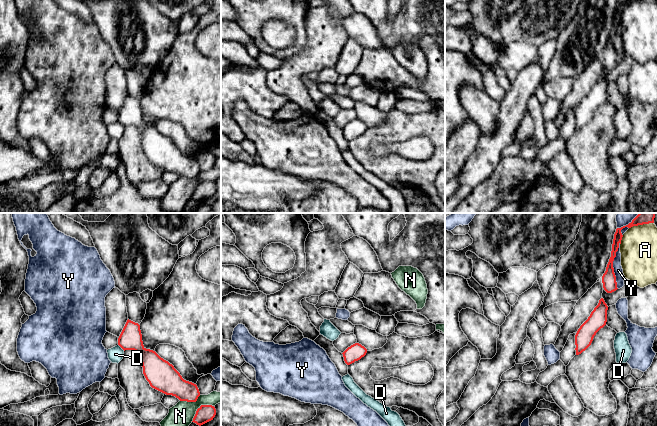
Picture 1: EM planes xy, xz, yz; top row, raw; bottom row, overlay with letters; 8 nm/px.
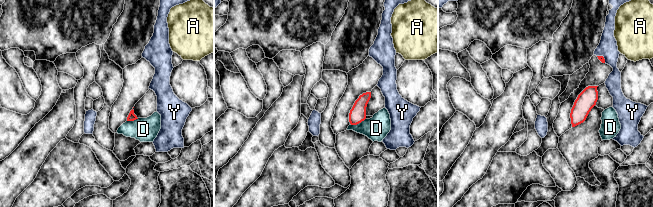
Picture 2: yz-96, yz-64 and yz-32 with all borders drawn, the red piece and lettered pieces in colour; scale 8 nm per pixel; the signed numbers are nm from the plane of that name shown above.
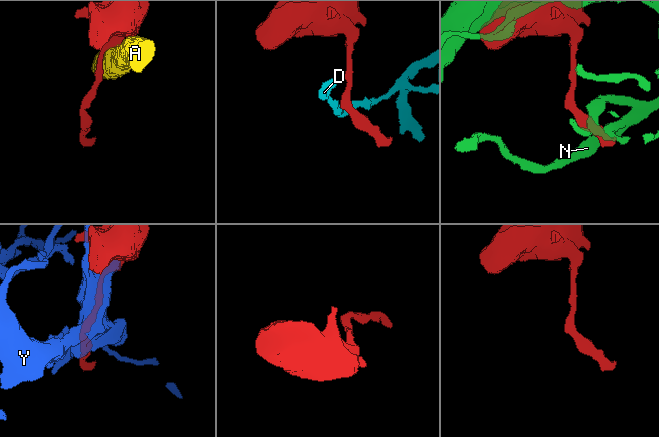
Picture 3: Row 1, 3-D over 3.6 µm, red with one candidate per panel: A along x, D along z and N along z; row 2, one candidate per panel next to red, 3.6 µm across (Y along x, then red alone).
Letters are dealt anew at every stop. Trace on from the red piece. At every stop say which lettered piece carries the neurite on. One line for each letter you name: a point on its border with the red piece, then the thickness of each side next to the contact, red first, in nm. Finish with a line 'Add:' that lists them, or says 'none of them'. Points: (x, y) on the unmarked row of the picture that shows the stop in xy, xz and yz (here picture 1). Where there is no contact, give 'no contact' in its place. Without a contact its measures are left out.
Add: none of them

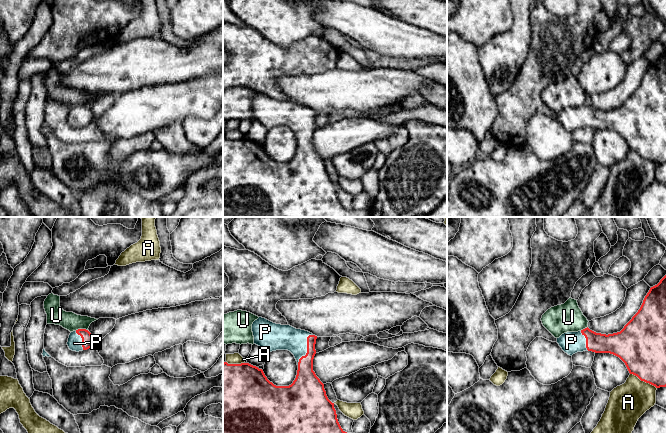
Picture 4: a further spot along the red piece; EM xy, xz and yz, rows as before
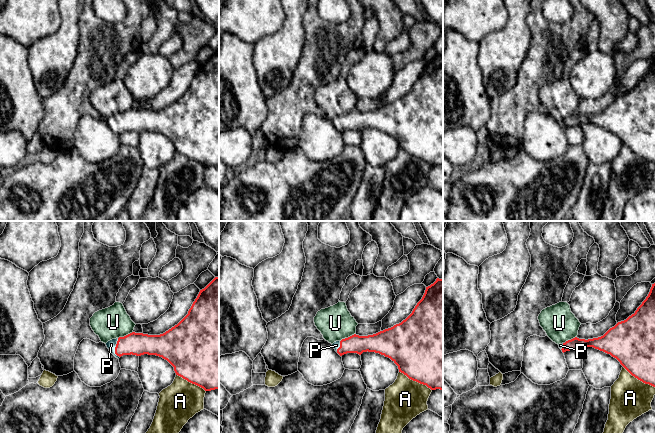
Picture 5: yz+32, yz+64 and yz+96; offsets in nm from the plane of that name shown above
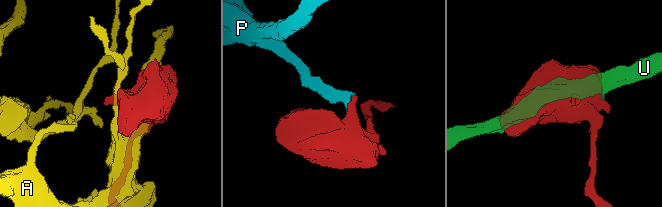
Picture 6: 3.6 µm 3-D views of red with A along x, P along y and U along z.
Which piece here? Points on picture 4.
P: meets red in xz at (307, 125); 180 nm thick on the red side, 200 nm on the other
Add: P

